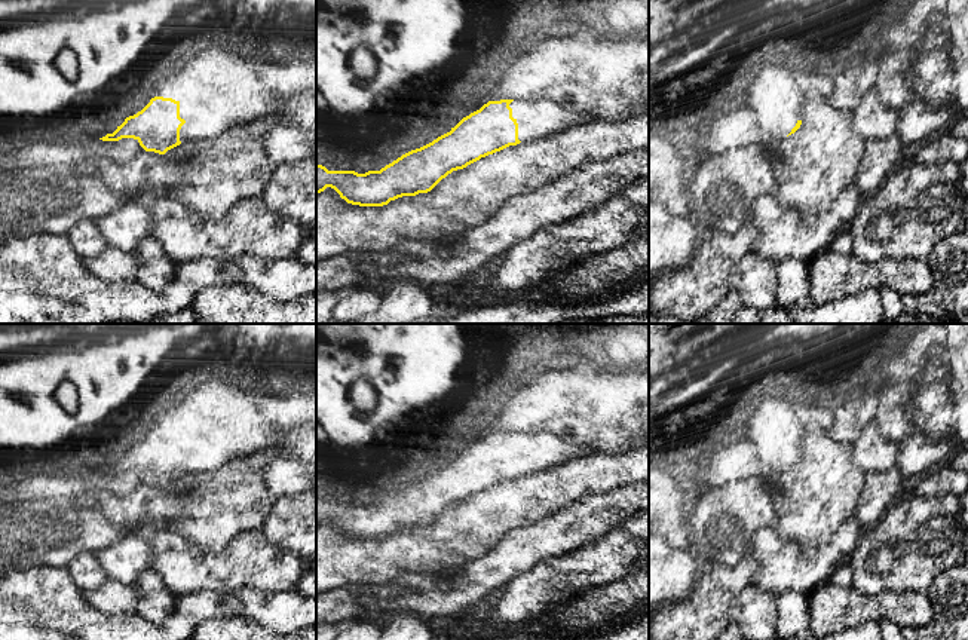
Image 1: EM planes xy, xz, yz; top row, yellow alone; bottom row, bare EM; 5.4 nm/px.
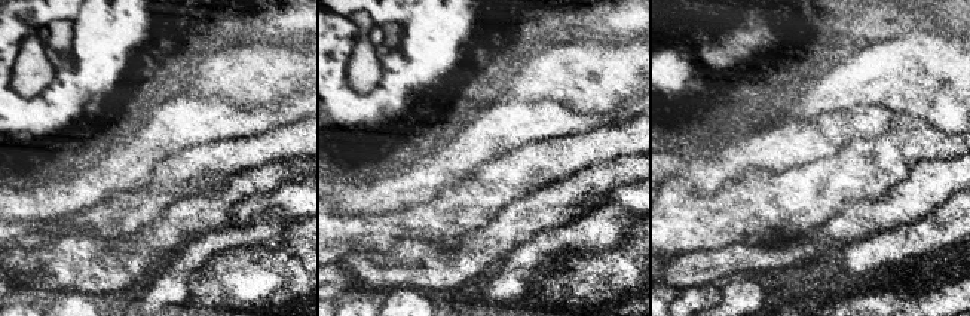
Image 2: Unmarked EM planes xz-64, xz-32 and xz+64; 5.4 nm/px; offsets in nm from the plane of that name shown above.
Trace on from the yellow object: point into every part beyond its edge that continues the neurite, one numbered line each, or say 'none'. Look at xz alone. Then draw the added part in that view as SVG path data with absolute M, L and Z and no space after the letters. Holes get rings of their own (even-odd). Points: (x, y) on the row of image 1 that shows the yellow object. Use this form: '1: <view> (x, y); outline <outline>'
1: xz (536, 119); outline M514 99L509 107L518 123L521 143L545 138L594 119L589 114L572 111L552 99Z

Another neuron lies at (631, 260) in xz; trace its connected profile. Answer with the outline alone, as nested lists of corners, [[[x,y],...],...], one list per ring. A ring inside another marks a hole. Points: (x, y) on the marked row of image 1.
[[[649,227],[619,248],[575,258],[543,279],[543,297],[579,304],[615,295],[624,285],[649,275]]]

